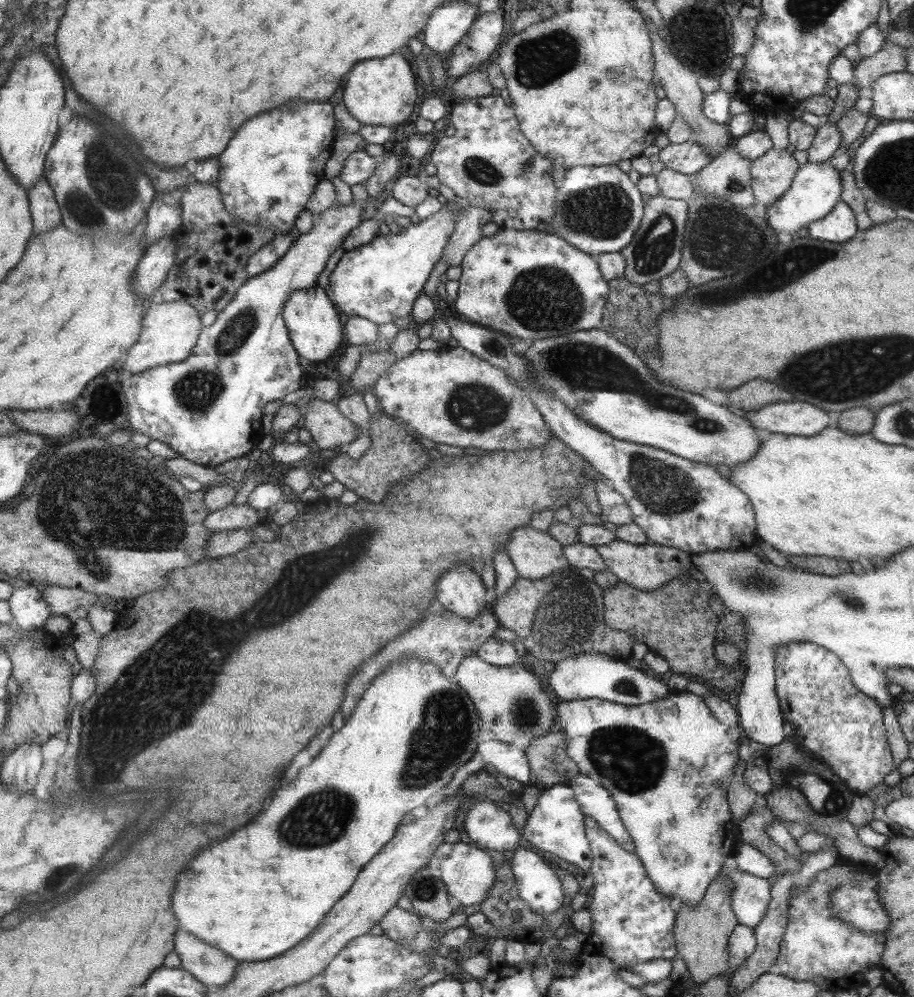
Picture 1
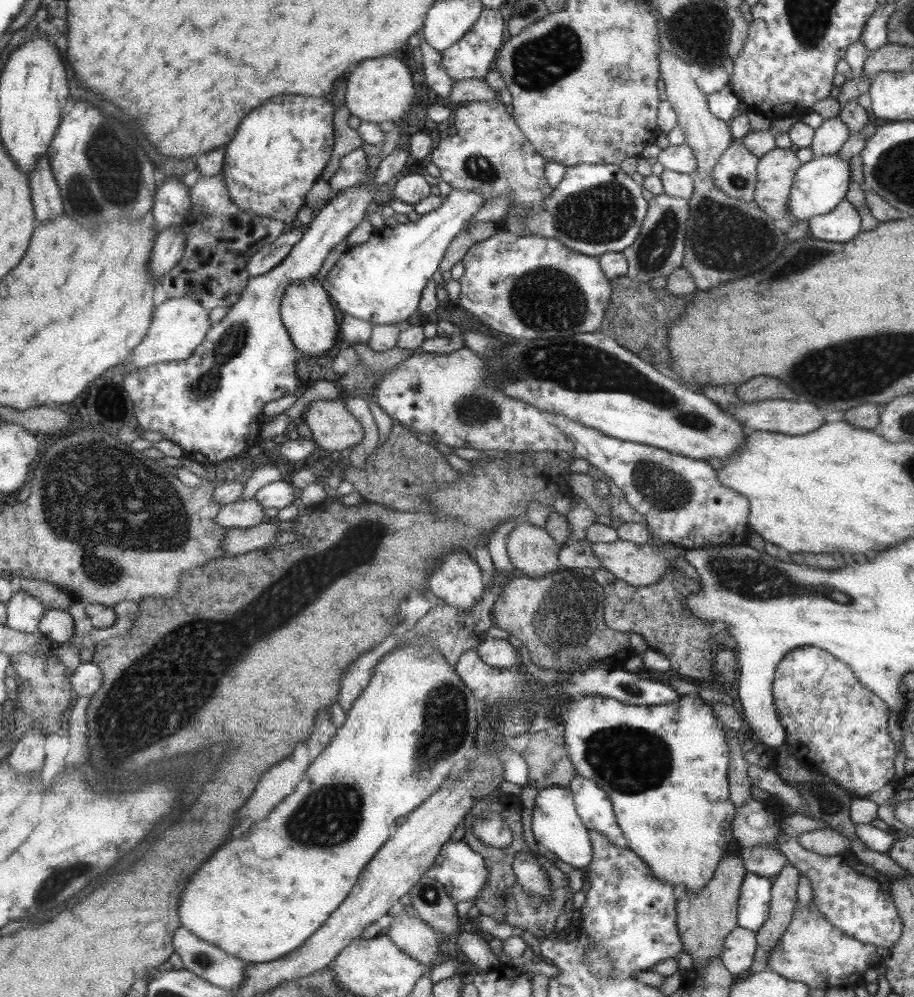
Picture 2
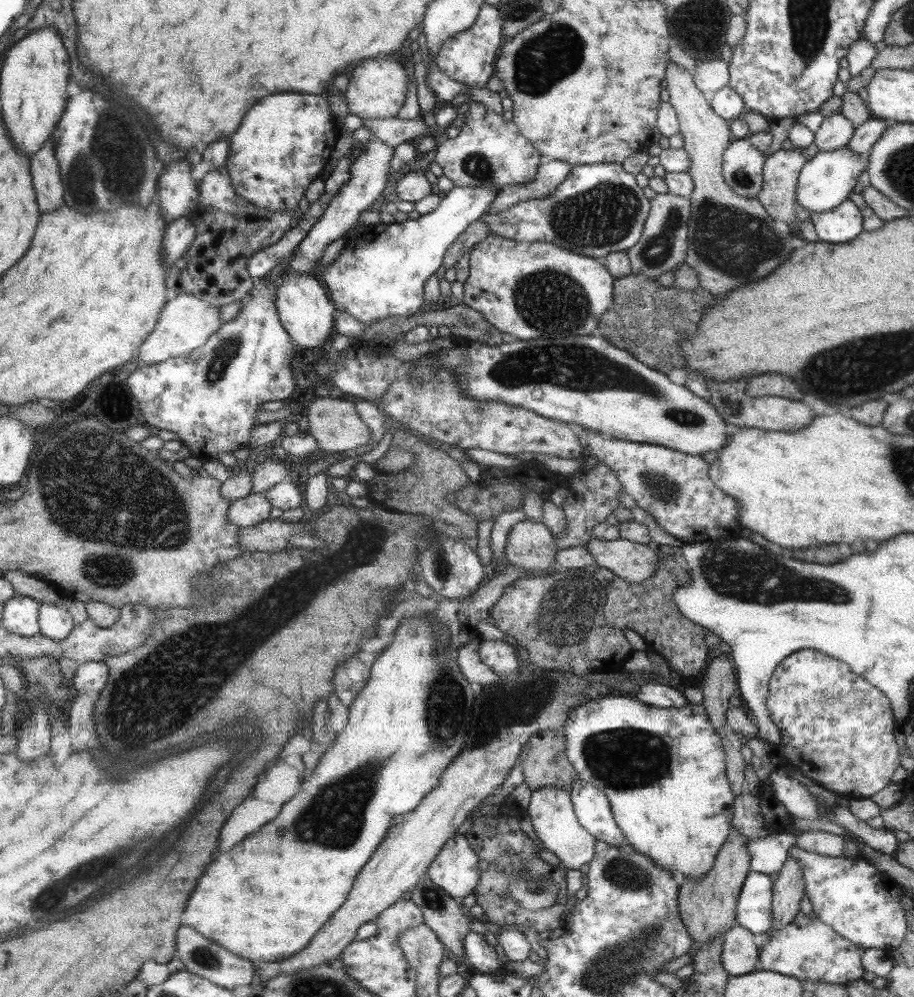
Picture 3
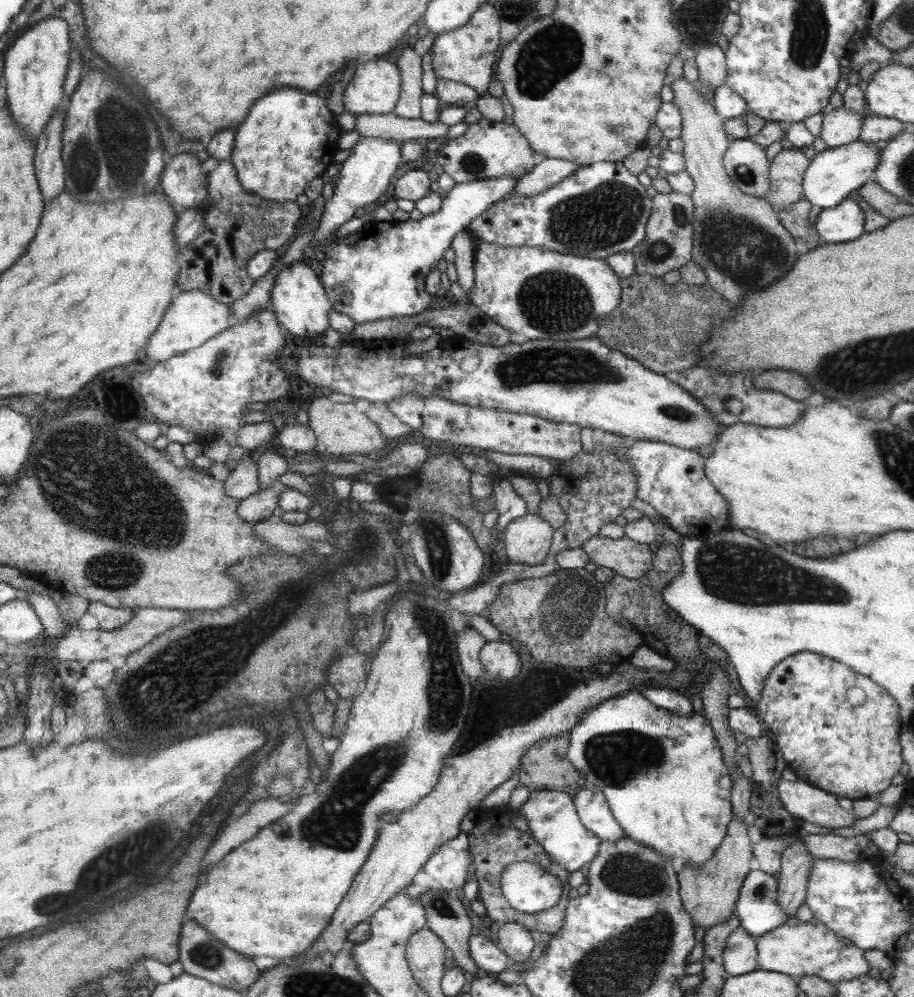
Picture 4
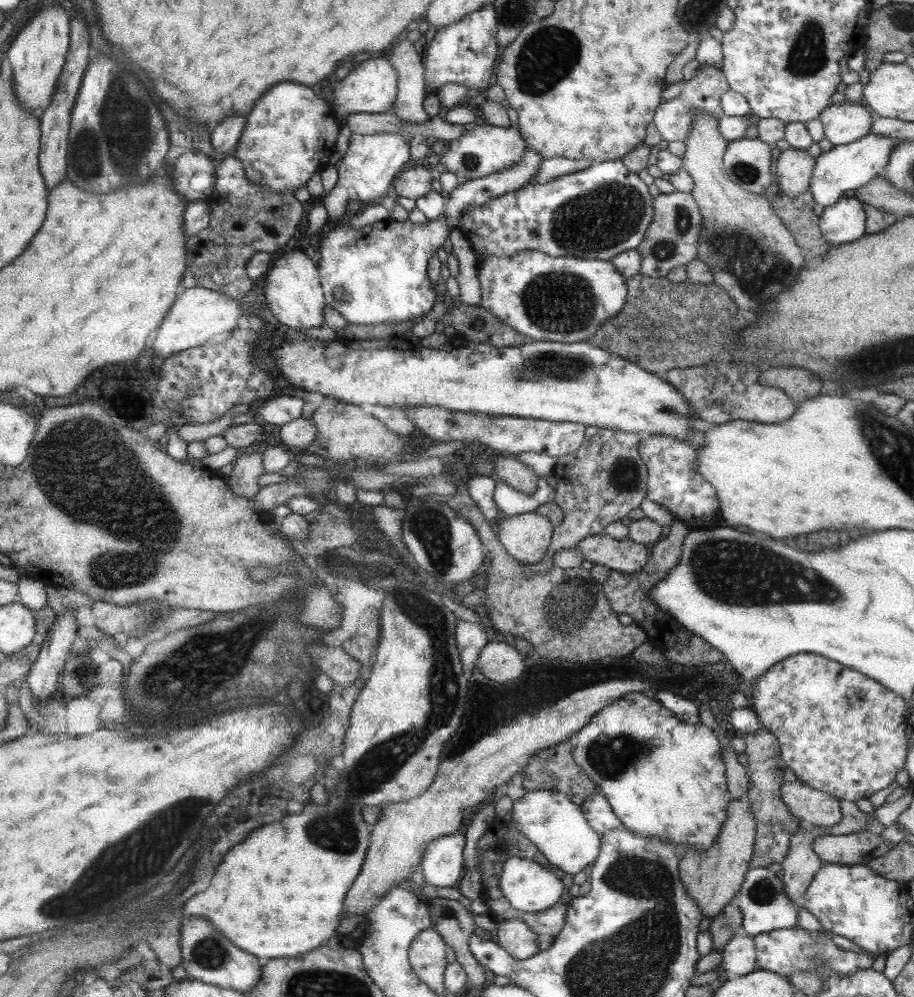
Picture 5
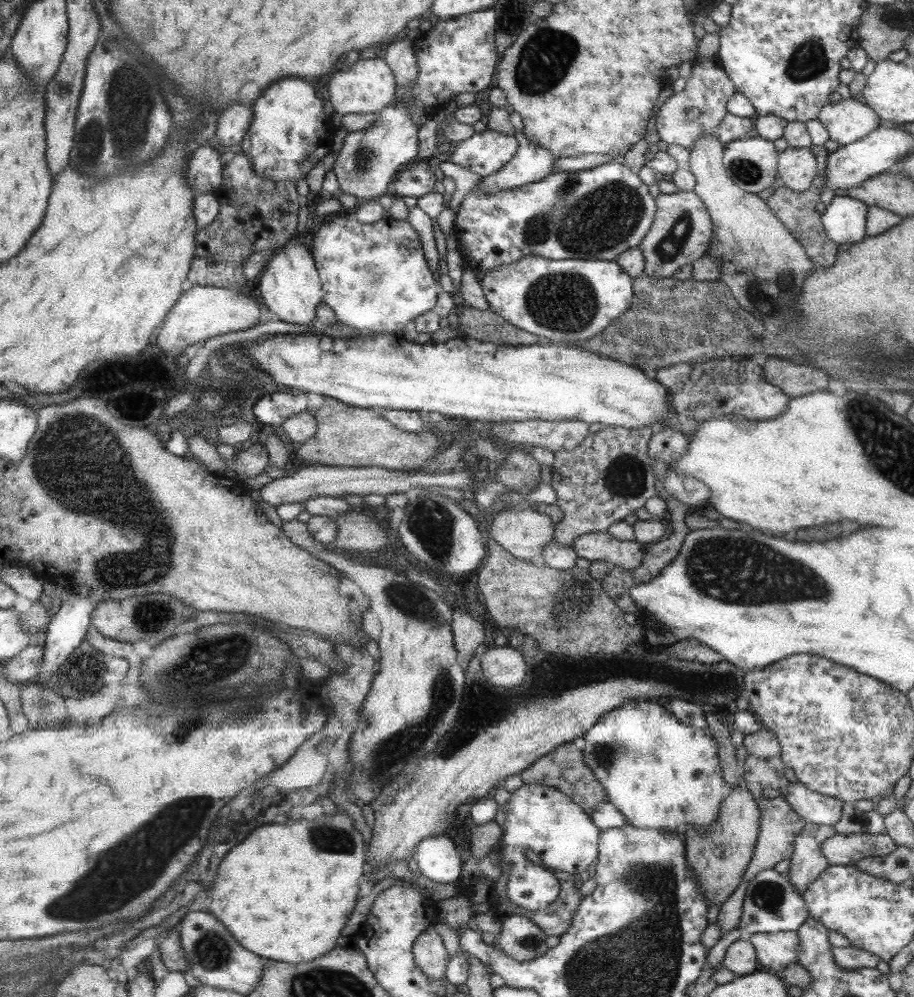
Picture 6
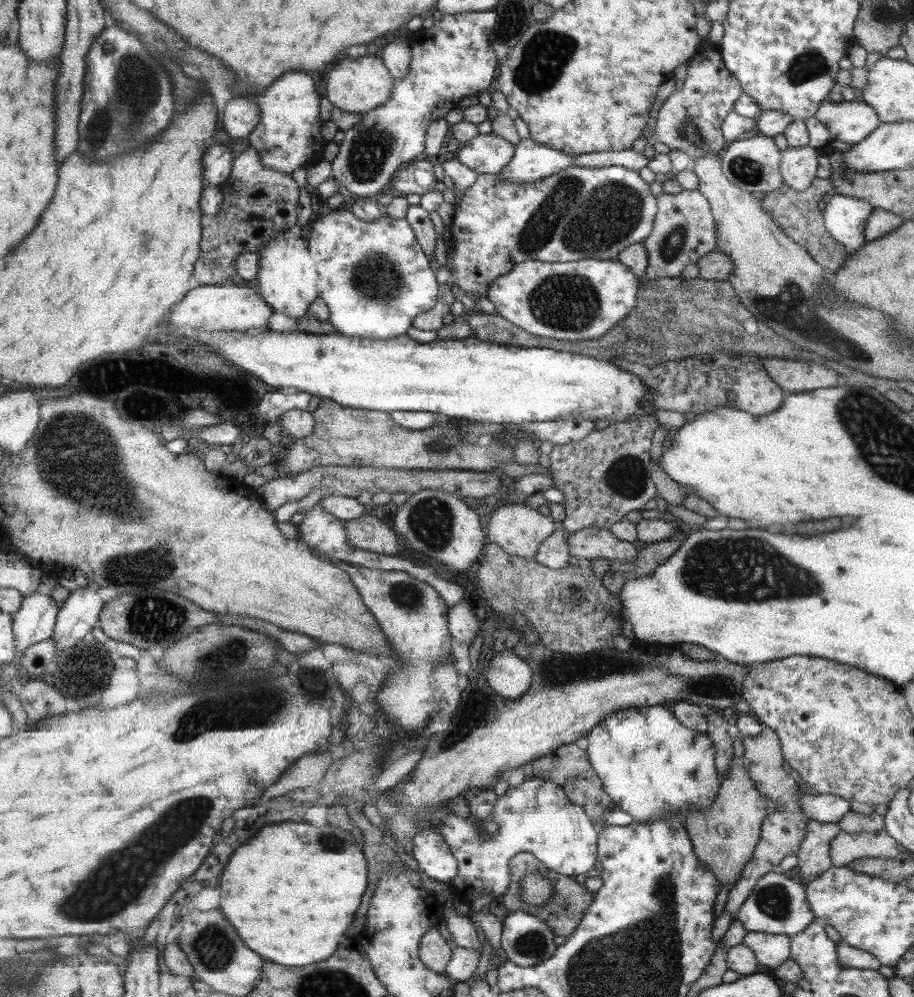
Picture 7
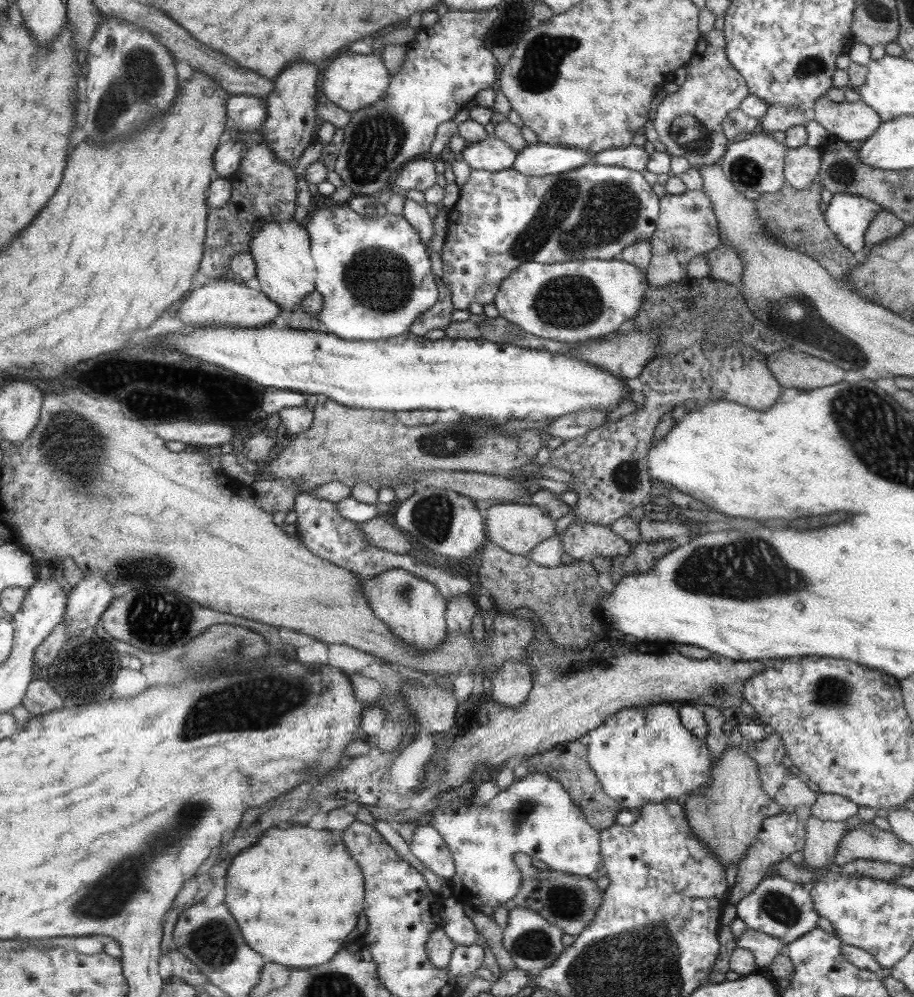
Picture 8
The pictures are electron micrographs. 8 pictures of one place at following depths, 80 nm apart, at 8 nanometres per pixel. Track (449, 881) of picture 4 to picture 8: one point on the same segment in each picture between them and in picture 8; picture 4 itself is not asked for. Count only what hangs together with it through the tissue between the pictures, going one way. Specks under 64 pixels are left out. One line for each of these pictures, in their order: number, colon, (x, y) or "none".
5: (441, 865)
6: (437, 857)
7: (431, 852)
8: (427, 845)

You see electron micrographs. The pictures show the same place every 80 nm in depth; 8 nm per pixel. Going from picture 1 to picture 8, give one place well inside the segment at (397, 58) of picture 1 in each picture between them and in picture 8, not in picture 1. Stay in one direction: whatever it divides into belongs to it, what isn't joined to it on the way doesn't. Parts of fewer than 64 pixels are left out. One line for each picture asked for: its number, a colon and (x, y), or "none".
2: (378, 91)
3: (377, 88)
4: (374, 87)
5: (371, 88)
6: (368, 86)
7: (359, 86)
8: (351, 82)

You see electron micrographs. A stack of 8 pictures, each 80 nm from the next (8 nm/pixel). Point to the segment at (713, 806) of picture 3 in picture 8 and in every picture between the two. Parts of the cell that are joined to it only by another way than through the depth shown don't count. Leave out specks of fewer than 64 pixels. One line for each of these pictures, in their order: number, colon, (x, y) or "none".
4: (663, 777)
5: (662, 777)
6: (660, 776)
7: (649, 766)
8: (639, 755)

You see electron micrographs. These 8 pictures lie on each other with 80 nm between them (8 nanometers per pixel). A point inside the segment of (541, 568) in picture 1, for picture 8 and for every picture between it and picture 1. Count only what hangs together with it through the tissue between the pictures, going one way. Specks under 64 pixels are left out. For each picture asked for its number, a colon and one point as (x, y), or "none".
2: (530, 549)
3: (530, 545)
4: (526, 540)
5: (525, 537)
6: (524, 533)
7: (518, 529)
8: (517, 528)

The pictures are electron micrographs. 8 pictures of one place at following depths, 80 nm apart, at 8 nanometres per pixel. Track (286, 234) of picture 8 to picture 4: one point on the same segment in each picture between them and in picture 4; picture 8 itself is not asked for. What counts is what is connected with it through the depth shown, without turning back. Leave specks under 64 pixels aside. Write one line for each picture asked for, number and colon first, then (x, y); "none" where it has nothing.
4: (298, 298)
5: (294, 295)
6: (290, 287)
7: (288, 282)

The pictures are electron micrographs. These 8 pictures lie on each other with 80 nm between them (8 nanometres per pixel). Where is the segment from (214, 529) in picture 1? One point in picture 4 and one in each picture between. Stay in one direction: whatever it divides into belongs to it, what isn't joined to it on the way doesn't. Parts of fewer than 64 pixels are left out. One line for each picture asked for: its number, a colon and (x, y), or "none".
2: (244, 513)
3: (251, 510)
4: (259, 506)

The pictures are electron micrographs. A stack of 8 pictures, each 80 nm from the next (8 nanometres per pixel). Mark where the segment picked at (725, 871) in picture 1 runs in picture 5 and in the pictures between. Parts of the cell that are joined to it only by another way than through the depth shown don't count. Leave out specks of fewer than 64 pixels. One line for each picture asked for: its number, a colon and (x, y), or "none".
2: (755, 892)
3: (754, 912)
4: (757, 909)
5: (761, 900)

